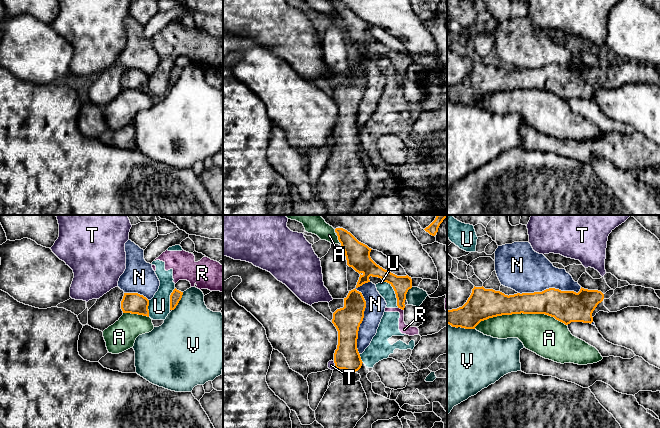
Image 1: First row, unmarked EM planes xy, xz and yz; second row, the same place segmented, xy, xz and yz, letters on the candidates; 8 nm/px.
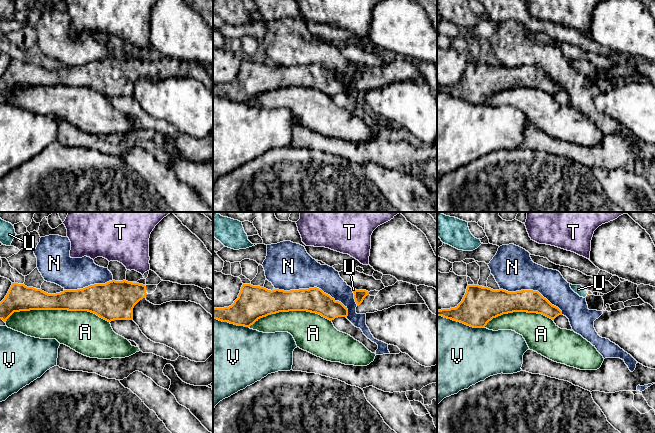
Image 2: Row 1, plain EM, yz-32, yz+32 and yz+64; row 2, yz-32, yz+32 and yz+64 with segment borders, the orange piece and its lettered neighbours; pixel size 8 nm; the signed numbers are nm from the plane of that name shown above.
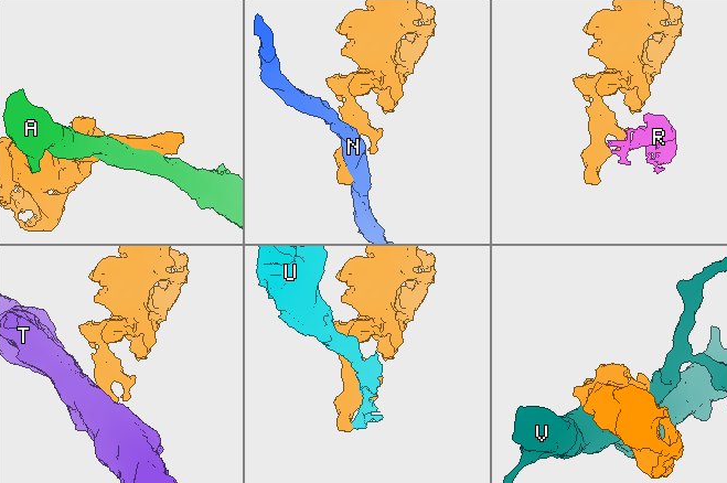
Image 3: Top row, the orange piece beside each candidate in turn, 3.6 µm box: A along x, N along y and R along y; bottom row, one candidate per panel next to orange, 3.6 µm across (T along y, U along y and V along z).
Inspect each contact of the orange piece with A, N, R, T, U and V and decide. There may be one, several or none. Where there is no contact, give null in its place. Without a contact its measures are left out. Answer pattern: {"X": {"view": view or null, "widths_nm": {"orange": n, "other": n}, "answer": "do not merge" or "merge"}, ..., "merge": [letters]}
{"A": {"view": "yz", "widths_nm": {"orange": 220, "other": 320}, "answer": "do not merge"}, "N": {"view": "xz", "widths_nm": {"orange": 220, "other": 160}, "answer": "do not merge"}, "R": {"view": "xz", "widths_nm": {"orange": 140, "other": 80}, "answer": "do not merge"}, "T": {"view": "xz", "widths_nm": {"orange": 200, "other": 60}, "answer": "do not merge"}, "U": {"view": "xz", "widths_nm": {"orange": 140, "other": 120}, "answer": "do not merge"}, "V": {"view": "xy", "widths_nm": {"orange": 90, "other": 420}, "answer": "do not merge"}, "merge": []}

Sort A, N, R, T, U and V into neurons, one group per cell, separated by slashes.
A / N / R U / T / V

